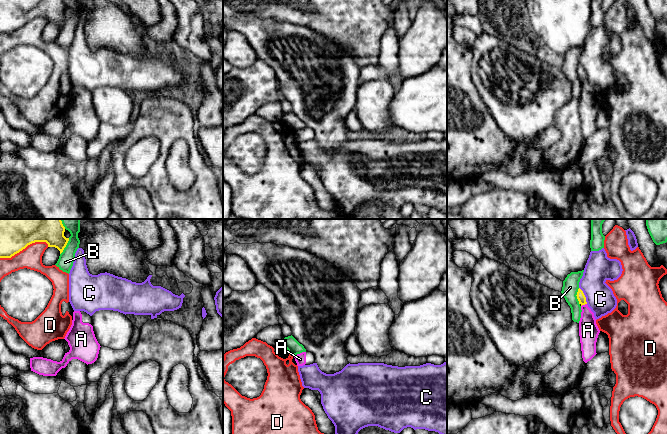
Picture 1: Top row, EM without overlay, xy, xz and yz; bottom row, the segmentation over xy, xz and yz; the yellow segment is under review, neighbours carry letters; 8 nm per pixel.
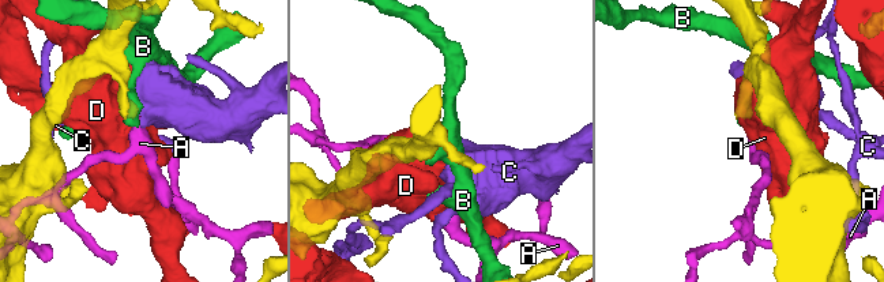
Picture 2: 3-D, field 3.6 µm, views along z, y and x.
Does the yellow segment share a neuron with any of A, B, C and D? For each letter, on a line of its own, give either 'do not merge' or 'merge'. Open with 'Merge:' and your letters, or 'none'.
Merge: none
A: do not merge
B: do not merge
C: do not merge
D: do not merge

